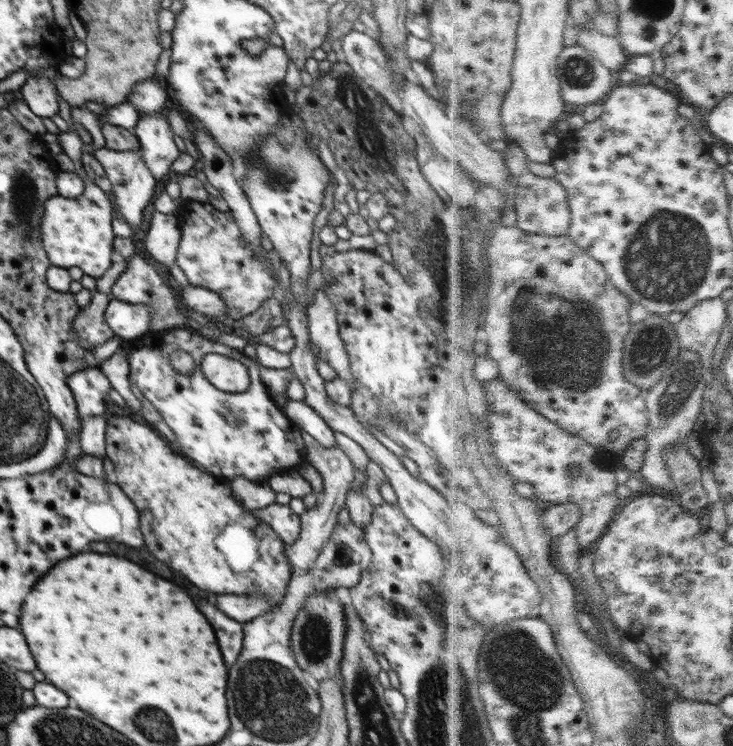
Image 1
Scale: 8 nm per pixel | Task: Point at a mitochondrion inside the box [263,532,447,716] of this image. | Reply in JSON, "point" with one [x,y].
{"point":[315,634]}

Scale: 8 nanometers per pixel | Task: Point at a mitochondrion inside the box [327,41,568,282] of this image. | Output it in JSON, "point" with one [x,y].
{"point":[351,93]}

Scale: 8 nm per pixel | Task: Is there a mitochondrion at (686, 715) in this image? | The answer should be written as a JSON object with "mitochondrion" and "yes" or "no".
{"mitochondrion":"no"}

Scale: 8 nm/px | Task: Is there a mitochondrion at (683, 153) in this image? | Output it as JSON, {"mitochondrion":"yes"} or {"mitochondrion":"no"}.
{"mitochondrion":"no"}

